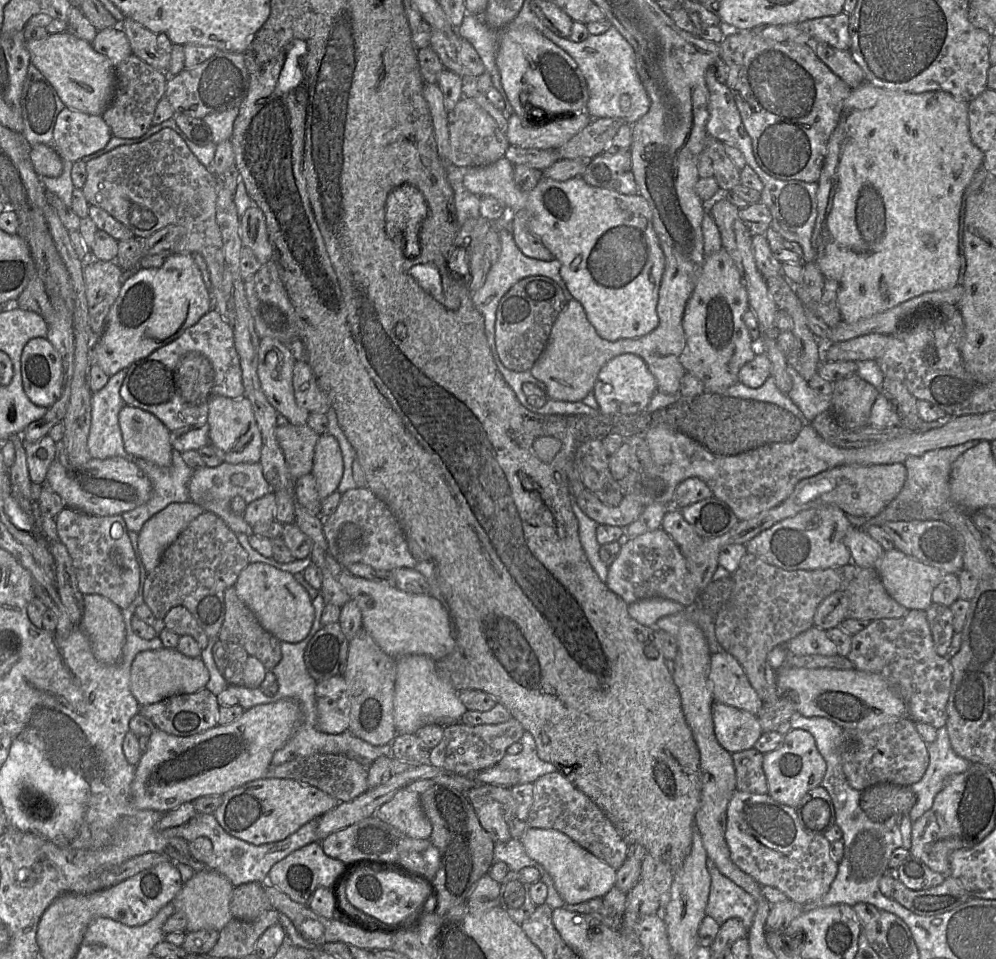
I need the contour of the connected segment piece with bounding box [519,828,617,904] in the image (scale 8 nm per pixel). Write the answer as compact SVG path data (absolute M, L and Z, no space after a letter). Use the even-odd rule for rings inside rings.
M528 828L519 840L526 854L541 864L551 876L565 903L578 904L592 898L603 898L616 885L614 868L558 830Z

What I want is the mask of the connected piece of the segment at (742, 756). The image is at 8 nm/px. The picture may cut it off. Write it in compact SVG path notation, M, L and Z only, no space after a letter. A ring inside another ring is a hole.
M755 748L732 754L738 790L754 794L768 794L763 757L764 754Z

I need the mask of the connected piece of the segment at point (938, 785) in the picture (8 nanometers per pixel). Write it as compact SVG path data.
M945 726L937 729L936 740L928 744L928 754L929 765L925 774L920 781L910 786L917 796L914 807L907 814L913 823L932 807L947 779L965 772L972 764L953 750Z

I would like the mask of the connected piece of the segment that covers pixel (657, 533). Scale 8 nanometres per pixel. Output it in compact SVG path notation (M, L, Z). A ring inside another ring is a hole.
M662 528L634 538L624 538L616 559L608 566L605 584L628 605L643 599L663 597L687 607L700 591L680 548Z

